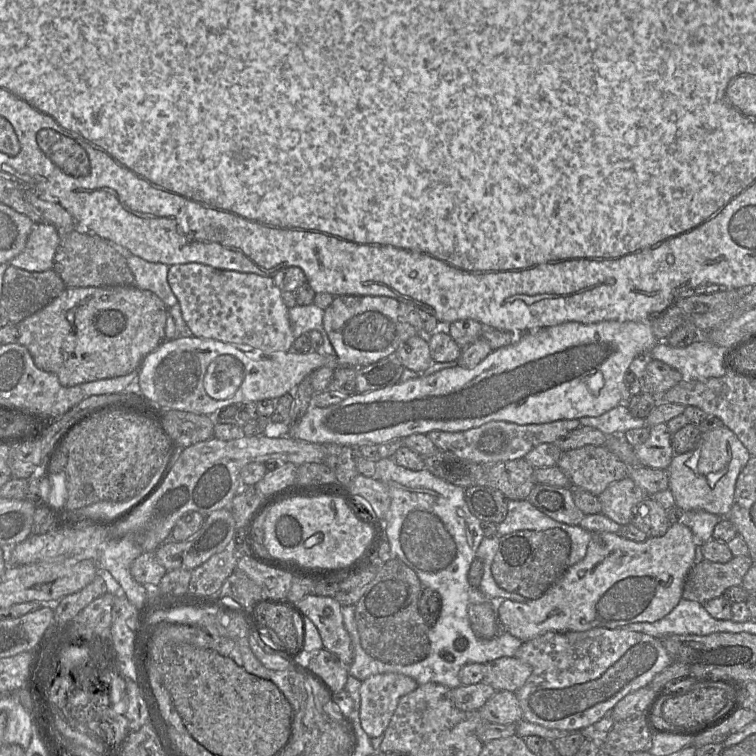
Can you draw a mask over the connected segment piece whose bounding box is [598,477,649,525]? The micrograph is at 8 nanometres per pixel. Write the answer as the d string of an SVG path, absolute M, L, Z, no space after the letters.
M625 477L611 484L598 499L602 514L620 525L626 525L631 522L634 506L648 497L645 490Z

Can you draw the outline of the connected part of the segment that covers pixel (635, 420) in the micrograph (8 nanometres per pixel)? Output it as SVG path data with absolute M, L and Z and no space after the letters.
M621 403L613 409L597 417L580 418L580 426L596 428L605 435L623 435L631 429L645 427L645 418L633 416L627 403Z

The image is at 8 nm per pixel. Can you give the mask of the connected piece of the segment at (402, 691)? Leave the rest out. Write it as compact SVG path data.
M400 673L376 674L360 687L360 722L370 738L386 731L400 699L414 691L418 683Z

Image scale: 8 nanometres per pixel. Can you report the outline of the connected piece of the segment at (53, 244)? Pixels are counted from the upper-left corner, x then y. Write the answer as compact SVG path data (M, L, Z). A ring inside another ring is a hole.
M47 222L34 223L23 251L9 263L30 272L50 270L59 242L60 232L54 225Z

